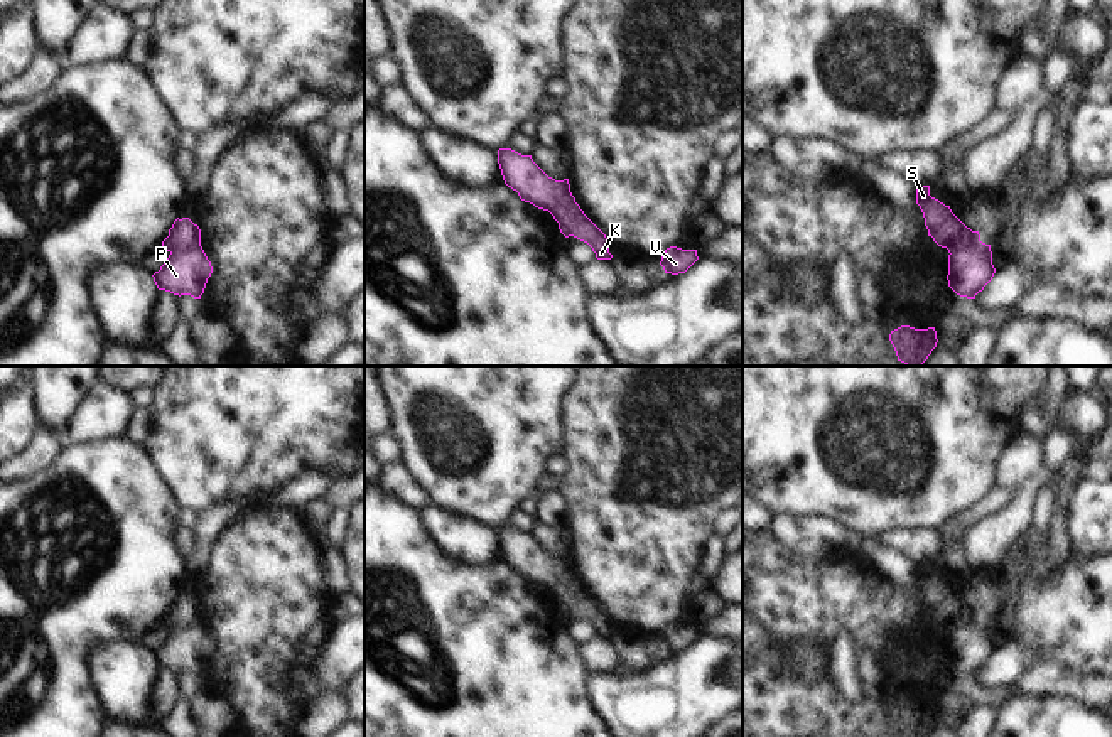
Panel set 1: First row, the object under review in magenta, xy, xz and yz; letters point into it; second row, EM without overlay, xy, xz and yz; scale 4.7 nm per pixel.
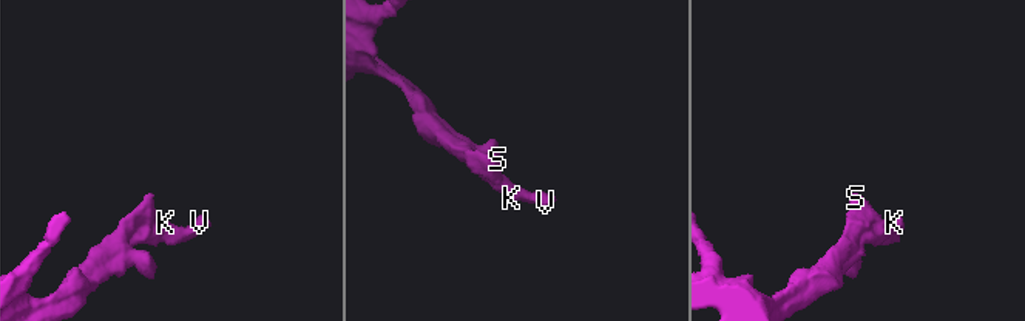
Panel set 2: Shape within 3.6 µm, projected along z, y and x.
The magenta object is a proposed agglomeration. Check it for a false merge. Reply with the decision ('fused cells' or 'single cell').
fused cells

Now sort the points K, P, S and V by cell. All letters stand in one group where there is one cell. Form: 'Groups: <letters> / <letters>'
Groups: K P V / S.

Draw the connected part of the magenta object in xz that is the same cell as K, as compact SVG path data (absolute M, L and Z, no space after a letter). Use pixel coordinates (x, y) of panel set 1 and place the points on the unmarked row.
M575 580L570 584L570 590L559 600L560 611L569 616L574 614L587 621L596 631L597 637L611 637L609 617L606 612L584 592Z

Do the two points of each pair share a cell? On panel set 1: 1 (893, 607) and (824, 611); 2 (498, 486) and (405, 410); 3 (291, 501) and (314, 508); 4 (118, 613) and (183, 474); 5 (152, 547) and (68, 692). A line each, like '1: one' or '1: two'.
1: one
2: one
3: two
4: two
5: one

